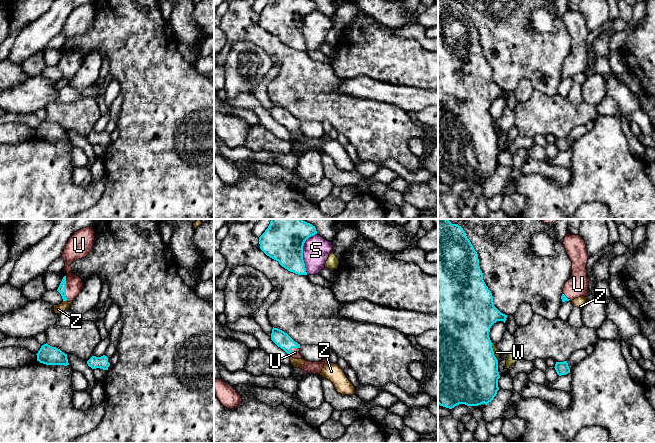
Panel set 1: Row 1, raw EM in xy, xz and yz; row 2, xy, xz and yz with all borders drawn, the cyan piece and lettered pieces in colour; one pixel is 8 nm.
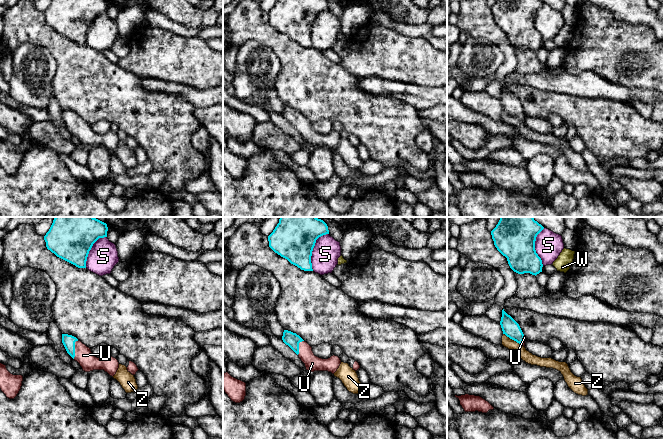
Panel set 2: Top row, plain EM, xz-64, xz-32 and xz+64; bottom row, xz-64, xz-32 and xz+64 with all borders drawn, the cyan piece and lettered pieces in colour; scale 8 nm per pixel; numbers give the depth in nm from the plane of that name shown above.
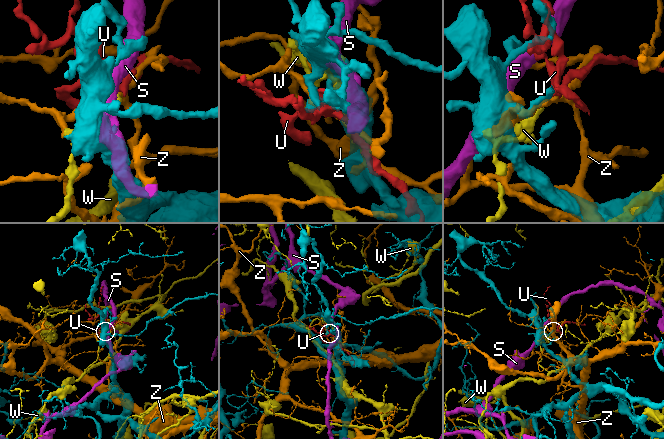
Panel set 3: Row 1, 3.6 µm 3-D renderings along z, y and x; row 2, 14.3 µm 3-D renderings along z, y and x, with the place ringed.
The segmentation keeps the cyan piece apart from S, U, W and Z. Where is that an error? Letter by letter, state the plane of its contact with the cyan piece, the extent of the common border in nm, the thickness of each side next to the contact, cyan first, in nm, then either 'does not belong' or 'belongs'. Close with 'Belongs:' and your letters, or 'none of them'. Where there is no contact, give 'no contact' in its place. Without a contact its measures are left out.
S: xz | 340 nm | 300/220 nm | does not belong
U: xy | 200 nm | 70/140 nm | belongs
W: yz | 140 nm | 500/50 nm | does not belong
Z: xy | 30 nm | 70/80 nm | does not belong
Belongs: U

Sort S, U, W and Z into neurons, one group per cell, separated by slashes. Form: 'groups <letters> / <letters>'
groups S / U / W / Z

